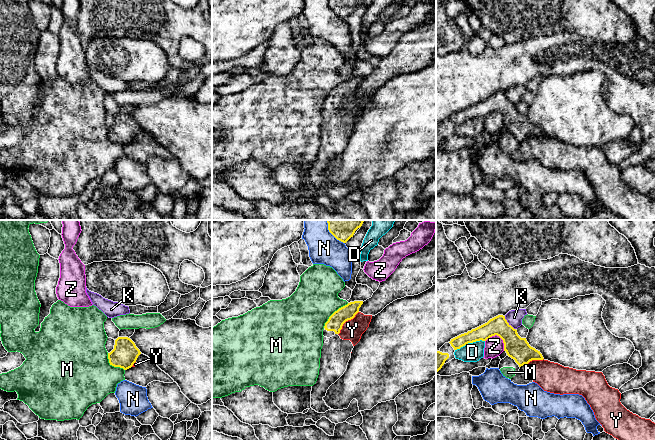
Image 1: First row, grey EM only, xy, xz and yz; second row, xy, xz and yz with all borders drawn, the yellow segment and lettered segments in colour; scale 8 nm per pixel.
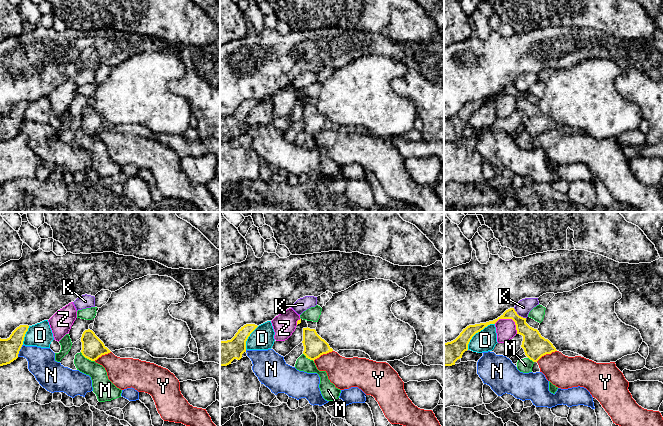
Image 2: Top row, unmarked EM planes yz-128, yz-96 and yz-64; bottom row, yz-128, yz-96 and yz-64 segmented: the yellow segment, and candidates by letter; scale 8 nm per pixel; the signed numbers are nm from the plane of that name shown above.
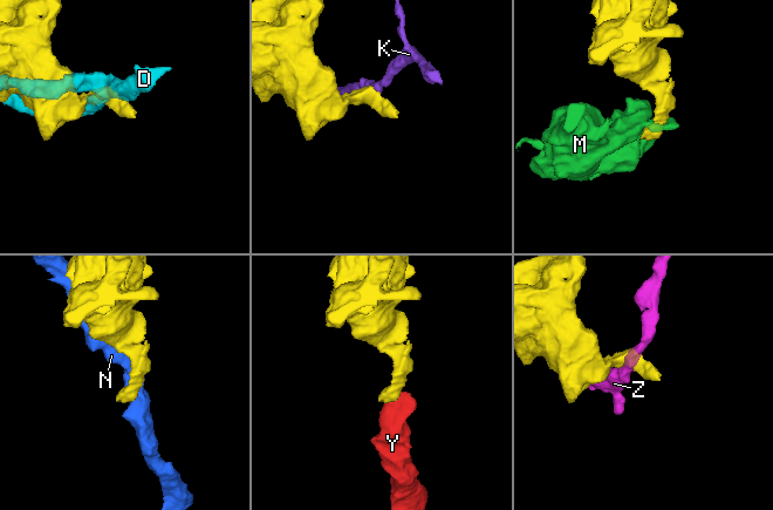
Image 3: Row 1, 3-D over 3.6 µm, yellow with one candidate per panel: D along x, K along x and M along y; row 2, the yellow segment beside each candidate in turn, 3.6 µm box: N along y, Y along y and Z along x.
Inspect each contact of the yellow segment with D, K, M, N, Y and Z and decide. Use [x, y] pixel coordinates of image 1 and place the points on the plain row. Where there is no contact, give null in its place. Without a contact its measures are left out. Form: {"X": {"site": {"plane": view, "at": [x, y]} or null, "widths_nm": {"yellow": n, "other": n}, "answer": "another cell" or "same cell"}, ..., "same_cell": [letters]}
{"D": {"site": {"plane": "yz", "at": [469, 118]}, "widths_nm": {"yellow": 140, "other": 160}, "answer": "another cell"}, "K": {"site": {"plane": "yz", "at": [508, 99]}, "widths_nm": {"yellow": 180, "other": 130}, "answer": "another cell"}, "M": {"site": {"plane": "xz", "at": [333, 89]}, "widths_nm": {"yellow": 130, "other": 380}, "answer": "another cell"}, "N": {"site": {"plane": "xz", "at": [333, 11]}, "widths_nm": {"yellow": 140, "other": 240}, "answer": "another cell"}, "Y": {"site": {"plane": "xz", "at": [346, 96]}, "widths_nm": {"yellow": 130, "other": 170}, "answer": "another cell"}, "Z": {"site": {"plane": "yz", "at": [499, 112]}, "widths_nm": {"yellow": 180, "other": 160}, "answer": "another cell"}, "same_cell": []}

